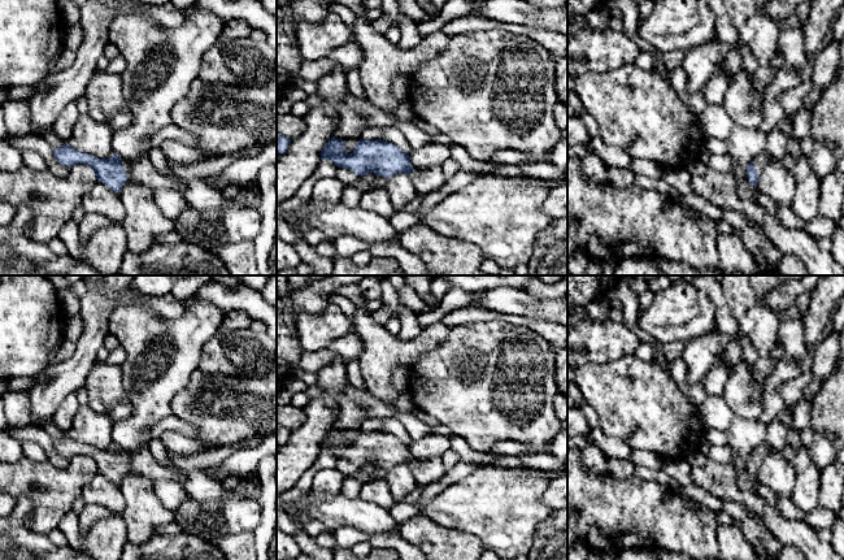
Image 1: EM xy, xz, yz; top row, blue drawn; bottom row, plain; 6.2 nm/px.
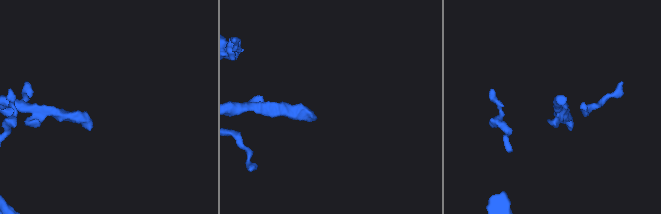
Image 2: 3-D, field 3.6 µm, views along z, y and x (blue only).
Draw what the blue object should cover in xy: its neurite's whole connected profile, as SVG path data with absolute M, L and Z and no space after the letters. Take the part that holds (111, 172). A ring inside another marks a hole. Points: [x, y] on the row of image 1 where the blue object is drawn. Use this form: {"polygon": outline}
{"polygon": "M66 142L60 148L53 148L53 155L60 164L68 168L78 164L90 165L96 174L96 179L117 194L119 194L127 179L136 181L152 191L158 188L174 188L184 192L187 188L187 182L182 179L171 182L158 173L151 162L148 153L134 162L119 159L116 153L113 153L110 159L97 159L74 149Z"}

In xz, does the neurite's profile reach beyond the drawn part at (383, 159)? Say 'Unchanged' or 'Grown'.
Grown

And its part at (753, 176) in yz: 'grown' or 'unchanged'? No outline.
grown

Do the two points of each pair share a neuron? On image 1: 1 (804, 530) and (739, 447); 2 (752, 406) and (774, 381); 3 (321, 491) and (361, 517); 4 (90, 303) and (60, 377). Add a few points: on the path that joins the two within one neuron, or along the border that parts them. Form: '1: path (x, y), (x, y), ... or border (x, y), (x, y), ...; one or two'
1: border (731, 461), (738, 485), (748, 491); two
2: border (765, 389), (761, 415), (757, 419); two
3: border (339, 493), (312, 502), (308, 515); two
4: path (91, 321), (91, 341), (86, 352), (78, 360); one

